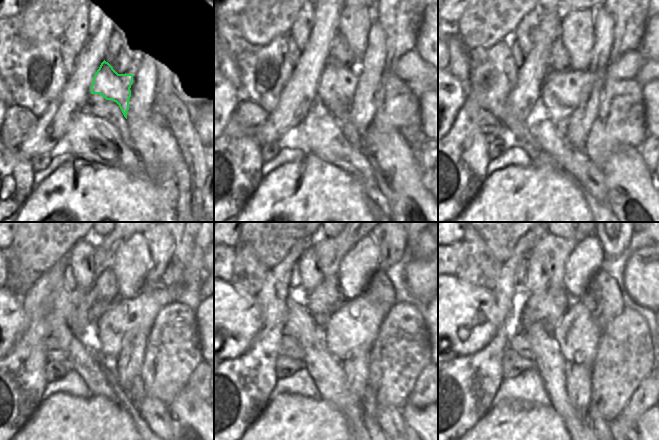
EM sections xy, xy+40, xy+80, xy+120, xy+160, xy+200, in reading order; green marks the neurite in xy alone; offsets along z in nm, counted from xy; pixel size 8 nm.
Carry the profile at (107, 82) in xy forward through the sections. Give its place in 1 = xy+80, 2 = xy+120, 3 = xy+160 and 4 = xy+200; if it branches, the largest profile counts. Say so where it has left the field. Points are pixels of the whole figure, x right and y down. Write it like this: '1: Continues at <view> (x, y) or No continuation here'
1: Continues at xy+80 (562, 91)
2: Continues at xy+120 (126, 317)
3: Continues at xy+160 (354, 324)
4: Continues at xy+200 (577, 334)

